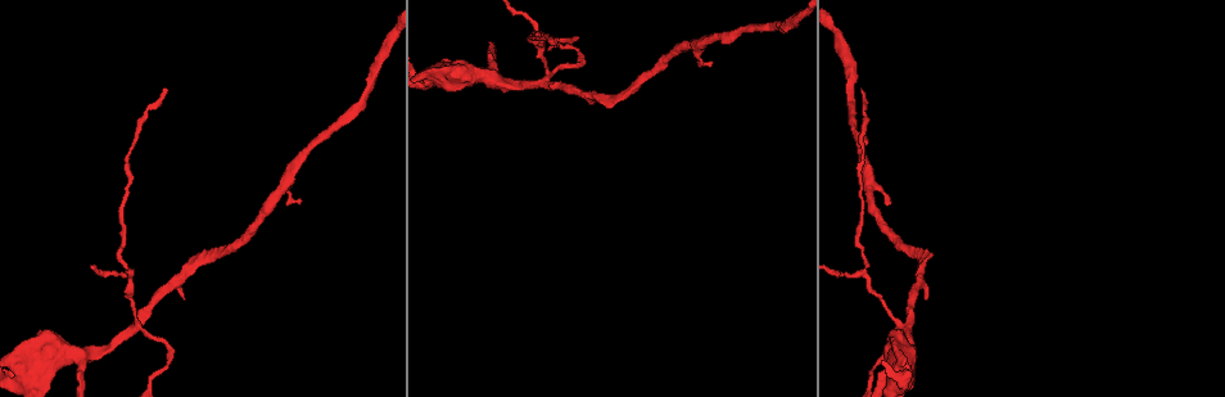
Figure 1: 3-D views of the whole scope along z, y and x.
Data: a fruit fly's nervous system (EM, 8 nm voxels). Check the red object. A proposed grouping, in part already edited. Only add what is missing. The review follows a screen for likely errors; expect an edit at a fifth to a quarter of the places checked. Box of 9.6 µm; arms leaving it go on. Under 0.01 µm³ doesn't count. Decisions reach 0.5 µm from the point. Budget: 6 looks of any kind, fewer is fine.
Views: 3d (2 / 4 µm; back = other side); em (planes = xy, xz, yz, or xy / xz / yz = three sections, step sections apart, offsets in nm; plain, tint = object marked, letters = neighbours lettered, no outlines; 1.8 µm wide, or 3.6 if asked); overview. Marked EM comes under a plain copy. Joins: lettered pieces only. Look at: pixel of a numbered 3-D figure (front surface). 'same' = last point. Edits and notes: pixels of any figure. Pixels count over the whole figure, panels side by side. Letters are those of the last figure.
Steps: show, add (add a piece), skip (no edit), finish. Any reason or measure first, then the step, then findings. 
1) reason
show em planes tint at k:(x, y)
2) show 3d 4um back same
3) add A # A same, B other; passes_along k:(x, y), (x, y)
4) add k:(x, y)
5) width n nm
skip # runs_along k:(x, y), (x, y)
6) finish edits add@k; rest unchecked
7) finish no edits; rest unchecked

four arms meet
show em xy step 4 letters at 1:(909, 324)

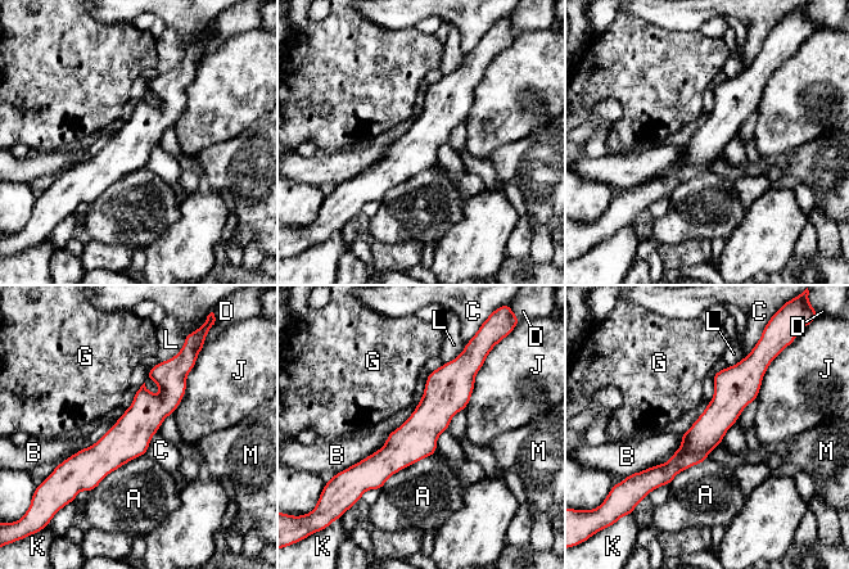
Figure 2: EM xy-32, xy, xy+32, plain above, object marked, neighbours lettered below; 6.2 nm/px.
width 200 nm
skip # A other, B other, C other, D other, G other, J other, K other, L other, M other; runs_along 2:(184, 371), (84, 487); none of them fits

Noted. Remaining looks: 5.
four-way junction
show em xy step 4 tint at 1:(34, 374)

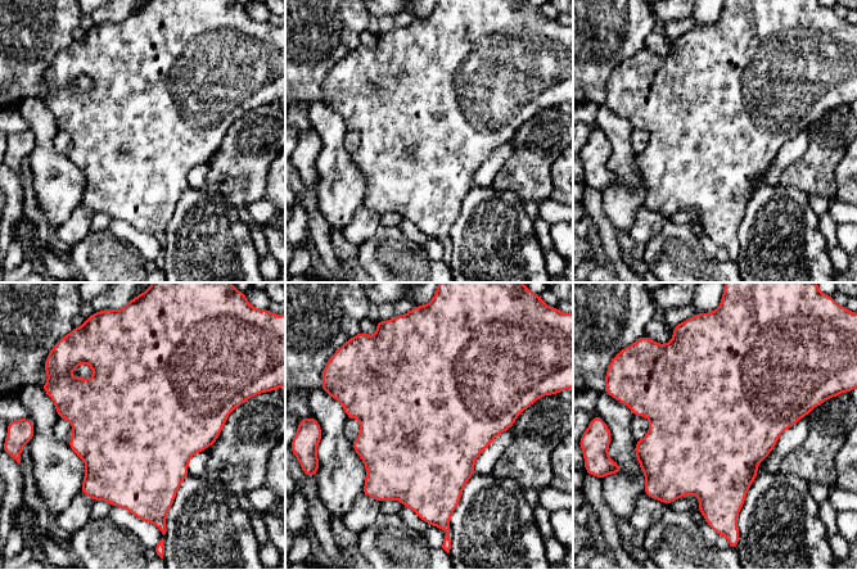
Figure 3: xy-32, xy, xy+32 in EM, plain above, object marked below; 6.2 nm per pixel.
show em planes letters same

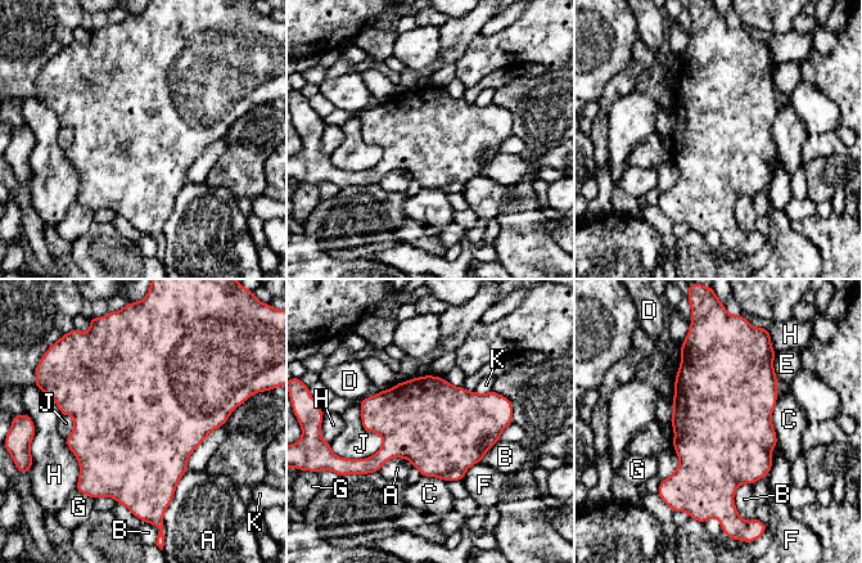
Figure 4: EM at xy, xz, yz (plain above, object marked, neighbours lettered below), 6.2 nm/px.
skip # A other, B other, C other, D other, E other, F other, G other, H other, J other, K other; border 4:(188, 468), (166, 509); none of them fits

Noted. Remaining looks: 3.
show 3d 4um at 1:(860, 89)

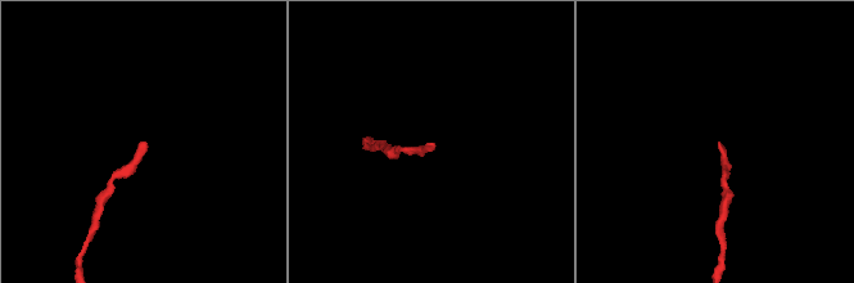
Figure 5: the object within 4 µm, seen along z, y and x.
show em planes letters at 5:(429, 143)

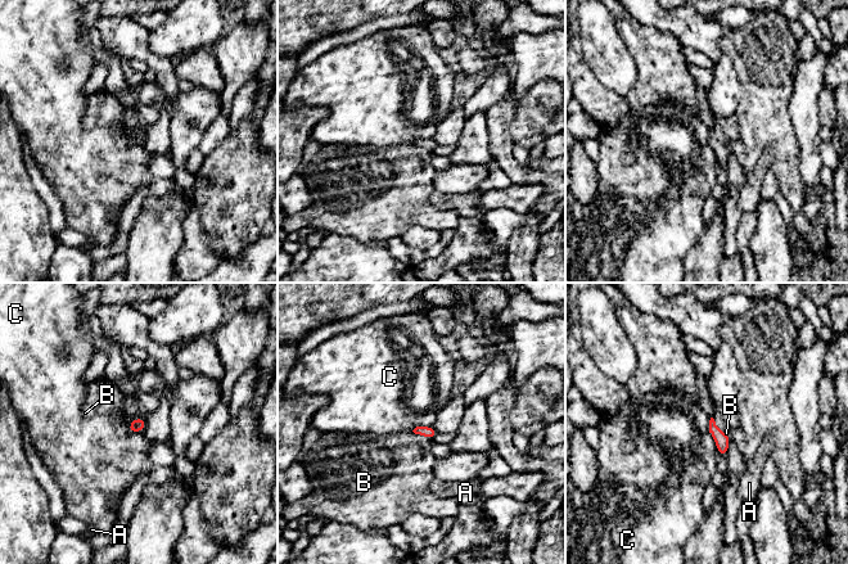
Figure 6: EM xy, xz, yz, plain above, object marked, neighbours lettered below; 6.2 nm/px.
skip # A other, B other, C other; border 6:(709, 418), (709, 433), (717, 451); none of them fits

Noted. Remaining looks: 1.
finish no edits; rest unchecked

